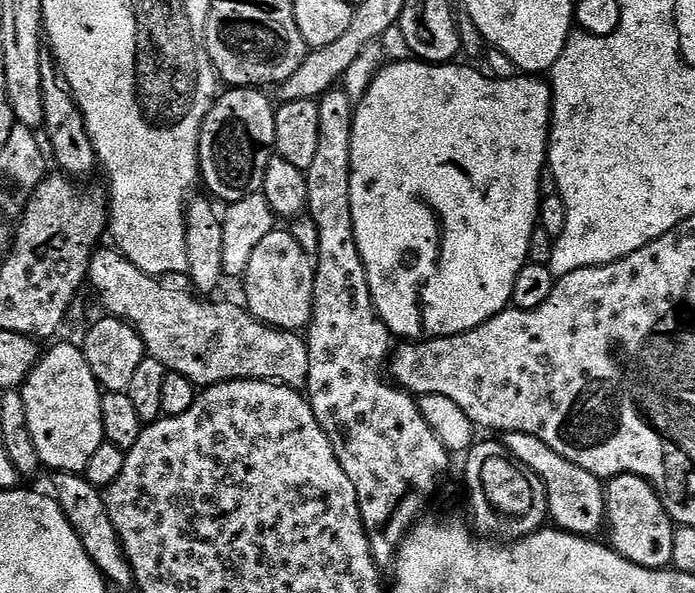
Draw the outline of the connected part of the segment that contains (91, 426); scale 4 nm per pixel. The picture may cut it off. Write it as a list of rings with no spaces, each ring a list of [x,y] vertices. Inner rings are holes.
[[[53,343],[52,349],[45,351],[40,360],[32,368],[32,373],[24,379],[19,389],[22,402],[26,406],[26,426],[30,430],[30,438],[34,442],[34,450],[38,450],[38,458],[45,469],[52,468],[53,473],[74,472],[87,473],[90,458],[98,446],[105,444],[104,427],[102,426],[102,389],[94,378],[94,370],[90,370],[90,362],[86,362],[83,351],[72,344]]]

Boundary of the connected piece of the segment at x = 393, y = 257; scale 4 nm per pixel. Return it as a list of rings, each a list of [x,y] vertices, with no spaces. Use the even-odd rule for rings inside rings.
[[[407,58],[401,64],[384,68],[358,100],[352,118],[354,147],[350,150],[350,210],[354,218],[354,238],[366,270],[372,301],[380,320],[393,337],[404,342],[421,338],[457,336],[482,326],[512,304],[514,278],[529,263],[530,238],[538,230],[540,218],[540,179],[545,179],[548,162],[548,129],[552,126],[552,89],[543,79],[520,74],[511,80],[498,80],[483,71],[463,68],[460,62],[425,64]]]

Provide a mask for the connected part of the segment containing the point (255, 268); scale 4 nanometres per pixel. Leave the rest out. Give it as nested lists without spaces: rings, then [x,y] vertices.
[[[274,230],[258,242],[242,277],[244,300],[252,317],[282,332],[299,333],[312,322],[316,269],[313,257],[302,250],[291,231]]]

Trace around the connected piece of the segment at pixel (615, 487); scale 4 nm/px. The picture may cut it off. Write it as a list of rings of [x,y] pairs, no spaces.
[[[613,476],[606,484],[606,533],[610,546],[622,558],[643,568],[664,570],[674,554],[674,522],[660,496],[641,476]]]

